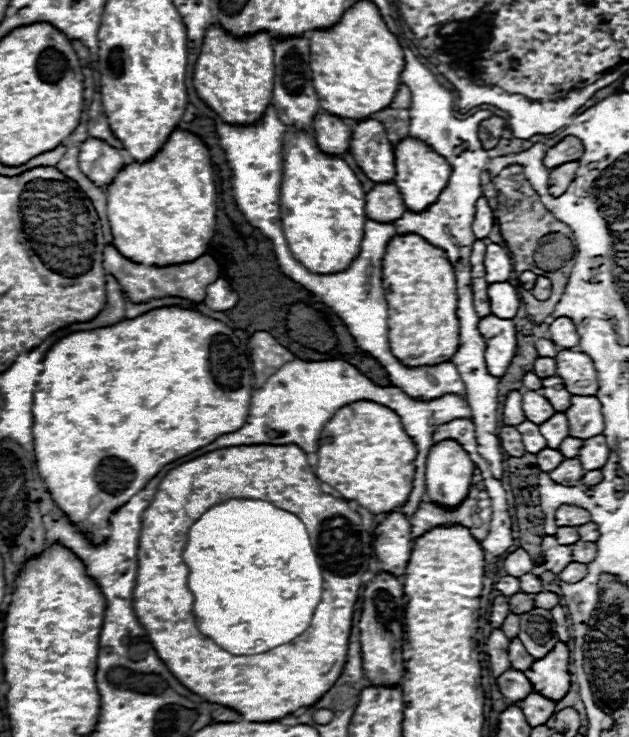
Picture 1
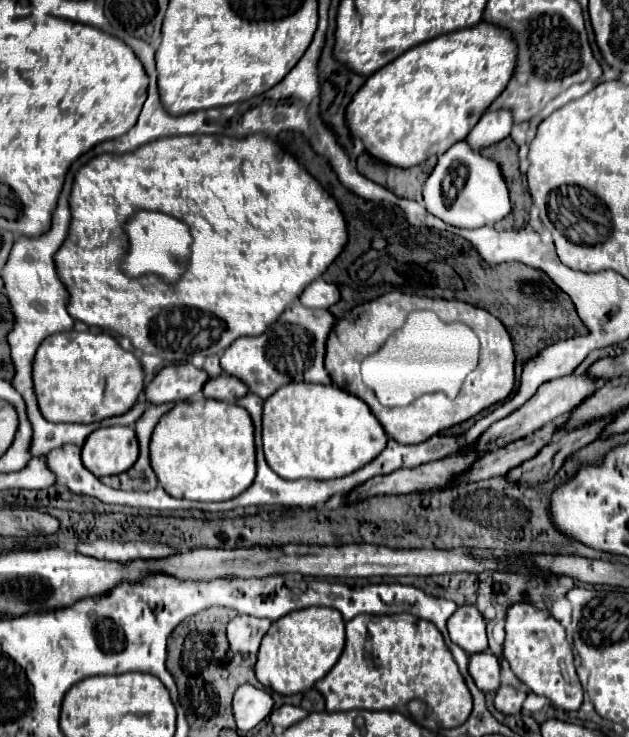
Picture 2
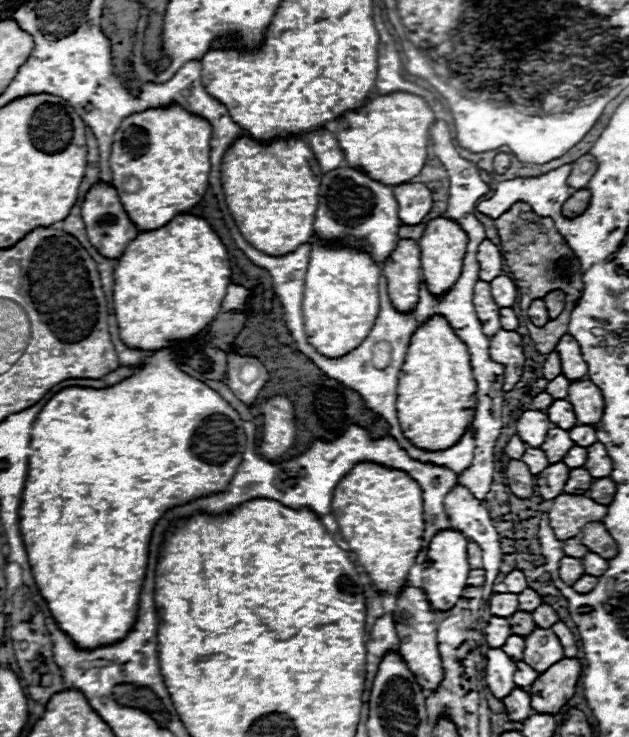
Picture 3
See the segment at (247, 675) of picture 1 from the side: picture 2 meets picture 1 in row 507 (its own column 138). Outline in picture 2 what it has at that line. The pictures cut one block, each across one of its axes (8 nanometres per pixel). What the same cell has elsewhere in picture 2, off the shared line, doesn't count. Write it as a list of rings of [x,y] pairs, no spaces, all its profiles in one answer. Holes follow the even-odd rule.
[[[252,134],[244,138],[232,138],[232,136],[176,136],[176,138],[164,138],[156,140],[152,144],[140,146],[136,152],[126,154],[102,154],[90,160],[84,168],[76,172],[74,188],[70,196],[70,210],[72,210],[72,222],[68,240],[62,244],[62,248],[56,252],[56,268],[60,274],[60,280],[70,292],[68,300],[68,312],[74,316],[74,320],[82,320],[88,326],[102,326],[120,332],[122,336],[128,336],[132,340],[132,346],[144,354],[160,356],[164,364],[182,364],[186,358],[192,358],[196,354],[200,356],[222,356],[224,350],[238,340],[240,336],[260,336],[272,322],[280,318],[280,314],[298,302],[300,292],[308,284],[312,284],[316,278],[320,278],[328,266],[338,258],[338,254],[344,250],[348,242],[348,230],[346,230],[346,218],[342,214],[340,204],[330,196],[330,192],[324,190],[324,186],[296,160],[296,156],[288,150],[284,150],[276,140],[268,138],[266,134]],[[140,210],[154,210],[164,212],[168,216],[178,216],[178,220],[184,220],[192,232],[192,250],[190,258],[186,262],[184,276],[176,284],[164,284],[158,276],[138,276],[138,280],[132,280],[130,276],[124,276],[120,262],[128,254],[128,240],[124,232],[124,224]]]

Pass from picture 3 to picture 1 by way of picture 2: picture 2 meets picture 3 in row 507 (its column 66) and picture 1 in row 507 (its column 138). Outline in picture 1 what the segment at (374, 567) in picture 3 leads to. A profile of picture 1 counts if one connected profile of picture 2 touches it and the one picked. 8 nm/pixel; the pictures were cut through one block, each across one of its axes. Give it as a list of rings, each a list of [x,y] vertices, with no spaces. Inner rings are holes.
[[[352,402],[348,406],[342,406],[338,414],[328,420],[324,432],[320,434],[316,476],[322,482],[336,488],[346,500],[356,500],[358,506],[370,512],[386,514],[408,498],[414,478],[414,460],[416,460],[416,446],[412,438],[406,436],[400,424],[400,416],[394,410],[388,410],[388,406],[380,406],[376,402]]]

